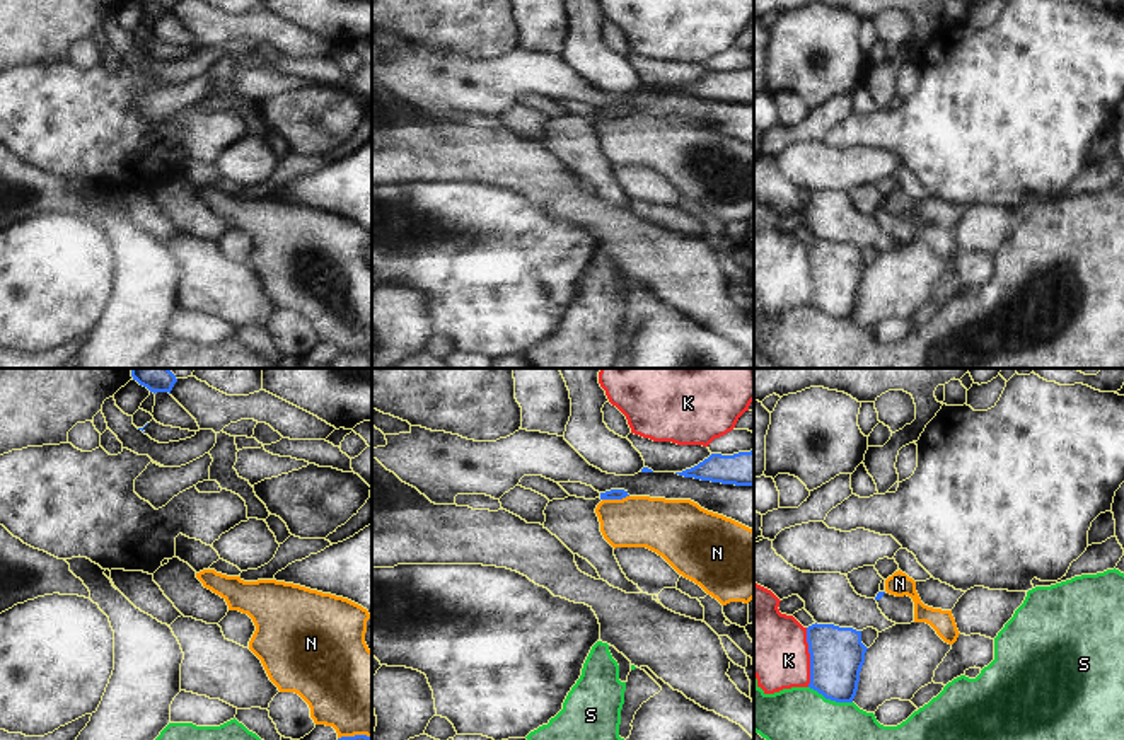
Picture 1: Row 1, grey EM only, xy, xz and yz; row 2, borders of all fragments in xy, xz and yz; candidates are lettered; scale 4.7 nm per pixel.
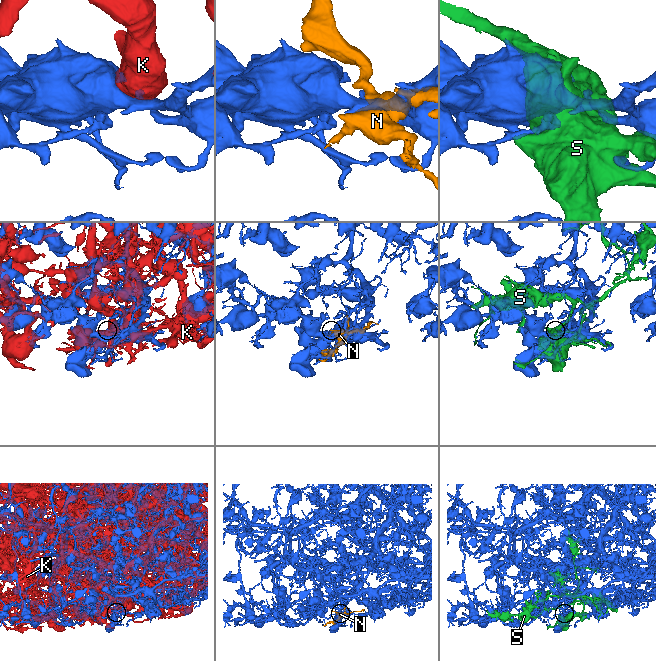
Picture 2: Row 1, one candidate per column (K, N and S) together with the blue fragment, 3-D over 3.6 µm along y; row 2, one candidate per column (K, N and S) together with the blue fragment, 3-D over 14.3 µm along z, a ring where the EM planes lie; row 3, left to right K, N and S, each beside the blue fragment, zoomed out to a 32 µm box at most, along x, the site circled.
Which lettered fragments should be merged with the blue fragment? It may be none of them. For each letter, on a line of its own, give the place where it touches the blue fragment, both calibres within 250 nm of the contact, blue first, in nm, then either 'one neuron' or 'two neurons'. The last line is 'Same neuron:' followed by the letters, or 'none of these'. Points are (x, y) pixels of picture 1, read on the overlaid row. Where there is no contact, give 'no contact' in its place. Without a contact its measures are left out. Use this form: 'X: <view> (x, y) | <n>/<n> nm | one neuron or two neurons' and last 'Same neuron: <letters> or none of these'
K: yz (811, 657) | 260/320 nm | two neurons
N: xz (614, 498) | 50/260 nm | two neurons
S: yz (831, 699) | 260/260 nm | two neurons
Same neuron: none of these

